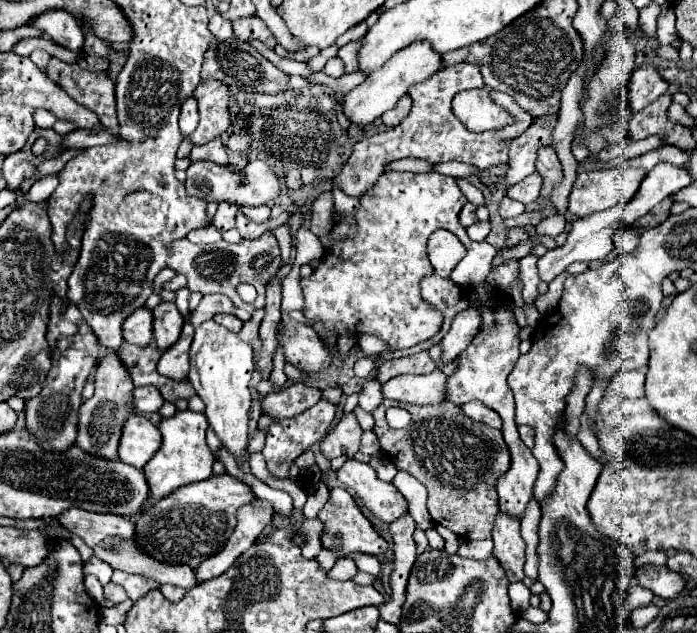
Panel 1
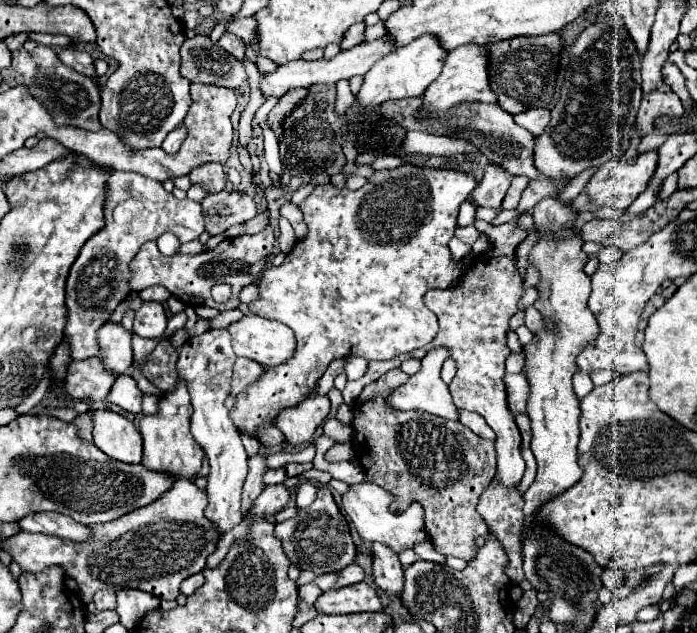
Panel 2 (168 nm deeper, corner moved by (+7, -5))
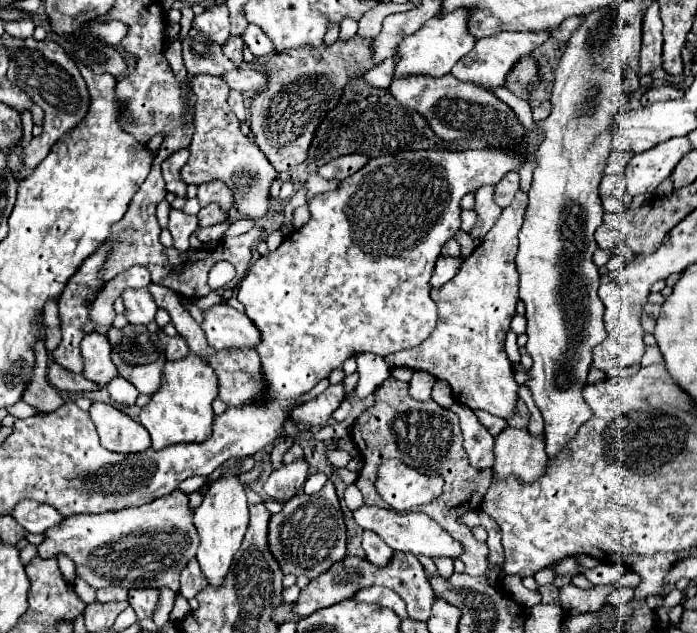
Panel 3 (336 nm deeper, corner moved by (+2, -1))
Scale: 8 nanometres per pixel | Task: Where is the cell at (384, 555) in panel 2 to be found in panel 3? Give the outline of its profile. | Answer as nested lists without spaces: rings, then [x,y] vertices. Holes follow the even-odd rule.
[[[364,531],[362,533],[362,549],[366,551],[366,557],[370,559],[370,563],[384,567],[390,559],[392,559],[392,549],[372,531]]]

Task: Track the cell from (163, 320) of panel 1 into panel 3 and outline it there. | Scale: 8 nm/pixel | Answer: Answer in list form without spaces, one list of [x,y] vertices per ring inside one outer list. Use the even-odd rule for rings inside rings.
[[[126,289],[122,291],[124,301],[124,317],[134,325],[148,325],[154,321],[154,313],[158,311],[148,289]]]

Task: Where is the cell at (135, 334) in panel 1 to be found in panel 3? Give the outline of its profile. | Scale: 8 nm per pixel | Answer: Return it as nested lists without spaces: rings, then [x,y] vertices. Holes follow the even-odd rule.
[[[90,333],[82,339],[82,361],[84,361],[82,375],[98,383],[100,387],[108,385],[114,377],[118,377],[118,369],[110,359],[110,343],[106,335]]]

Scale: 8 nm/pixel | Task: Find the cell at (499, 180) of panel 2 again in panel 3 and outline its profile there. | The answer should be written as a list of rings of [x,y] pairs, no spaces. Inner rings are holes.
[[[486,185],[482,187],[478,193],[476,193],[476,205],[474,205],[474,211],[478,215],[478,221],[476,225],[472,227],[470,235],[474,239],[474,243],[478,245],[484,235],[490,231],[490,227],[496,223],[496,219],[500,217],[500,207],[494,203],[492,199],[492,193],[494,193],[494,187],[492,185]]]

